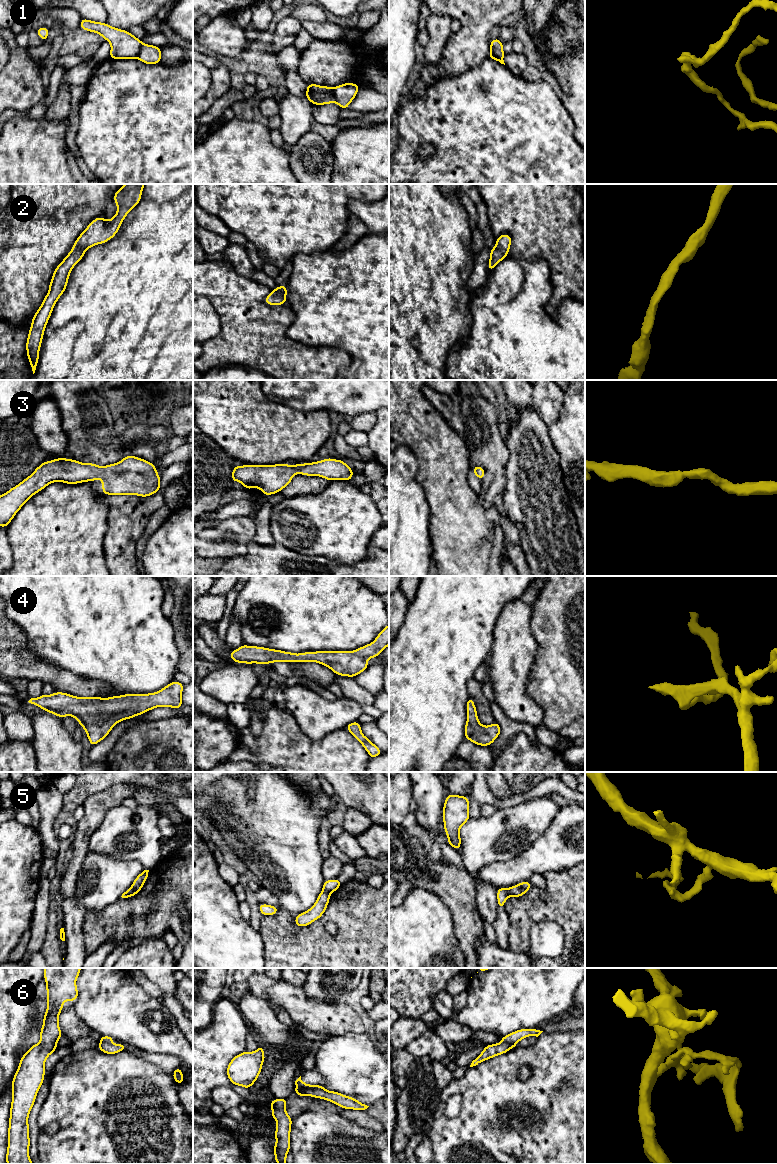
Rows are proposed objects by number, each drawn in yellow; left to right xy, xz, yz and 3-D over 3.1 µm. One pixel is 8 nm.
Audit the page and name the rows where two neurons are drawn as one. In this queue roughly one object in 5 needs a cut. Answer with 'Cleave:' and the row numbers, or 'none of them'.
Cleave: 1, 5, 6

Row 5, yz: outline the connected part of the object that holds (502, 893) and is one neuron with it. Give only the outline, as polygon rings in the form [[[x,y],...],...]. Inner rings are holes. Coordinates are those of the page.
[[[501,887],[497,889],[498,908],[504,908],[505,901],[509,897],[509,889]]]

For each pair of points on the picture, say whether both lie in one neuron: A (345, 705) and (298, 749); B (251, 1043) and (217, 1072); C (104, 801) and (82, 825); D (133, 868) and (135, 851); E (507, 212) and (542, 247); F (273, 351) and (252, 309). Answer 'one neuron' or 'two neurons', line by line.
A: two neurons
B: two neurons
C: one neuron
D: two neurons
E: one neuron
F: one neuron

